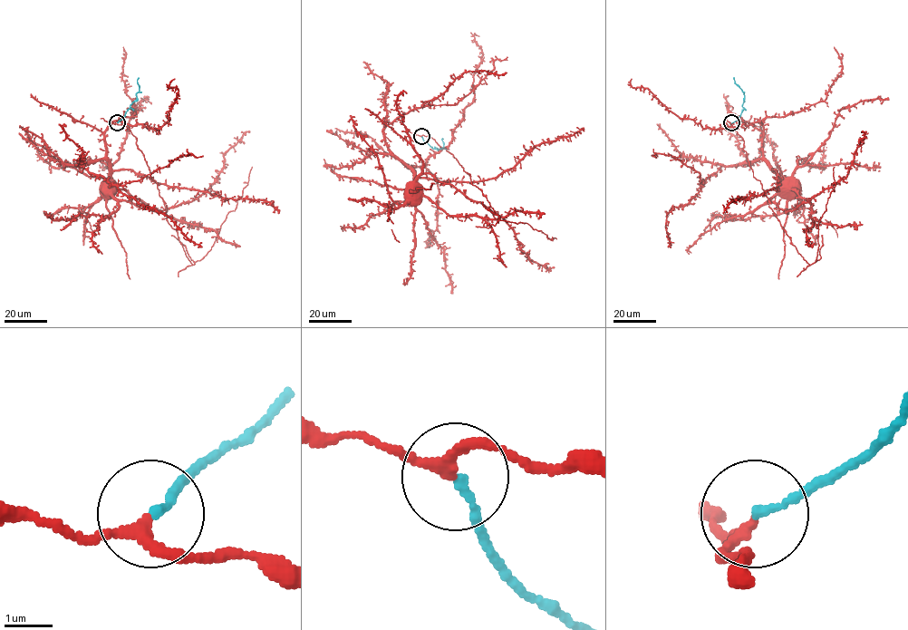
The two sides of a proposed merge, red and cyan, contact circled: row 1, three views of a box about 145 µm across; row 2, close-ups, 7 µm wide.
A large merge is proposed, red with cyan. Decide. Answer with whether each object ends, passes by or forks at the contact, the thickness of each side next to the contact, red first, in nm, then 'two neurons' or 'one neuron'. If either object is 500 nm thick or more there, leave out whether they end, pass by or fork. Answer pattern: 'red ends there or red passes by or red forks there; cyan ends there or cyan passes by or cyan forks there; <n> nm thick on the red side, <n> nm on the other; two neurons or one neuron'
red passes by; cyan ends there; 200 nm thick on the red side, 180 nm on the other; one neuron

